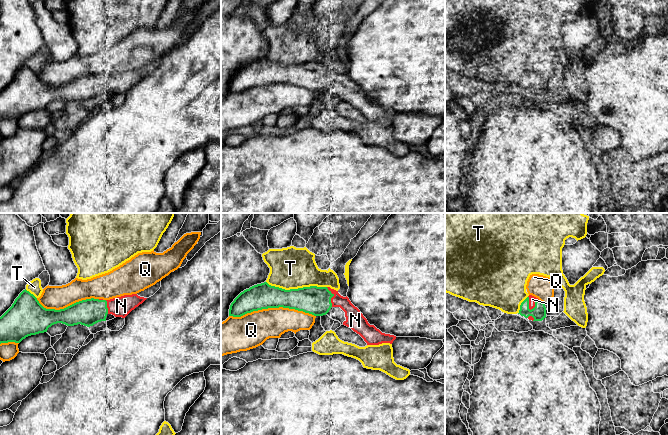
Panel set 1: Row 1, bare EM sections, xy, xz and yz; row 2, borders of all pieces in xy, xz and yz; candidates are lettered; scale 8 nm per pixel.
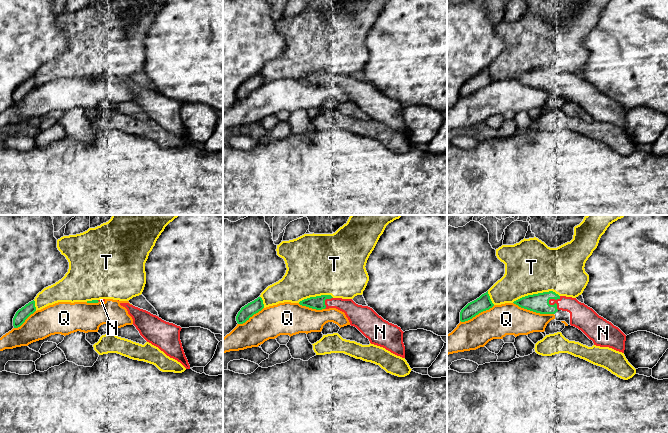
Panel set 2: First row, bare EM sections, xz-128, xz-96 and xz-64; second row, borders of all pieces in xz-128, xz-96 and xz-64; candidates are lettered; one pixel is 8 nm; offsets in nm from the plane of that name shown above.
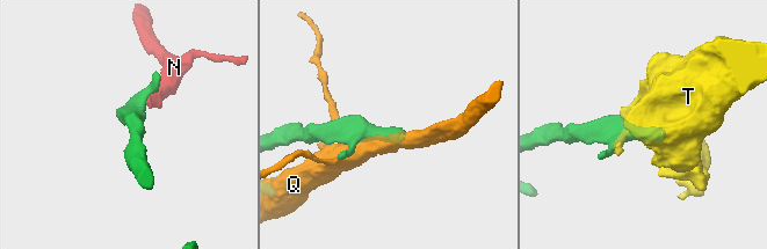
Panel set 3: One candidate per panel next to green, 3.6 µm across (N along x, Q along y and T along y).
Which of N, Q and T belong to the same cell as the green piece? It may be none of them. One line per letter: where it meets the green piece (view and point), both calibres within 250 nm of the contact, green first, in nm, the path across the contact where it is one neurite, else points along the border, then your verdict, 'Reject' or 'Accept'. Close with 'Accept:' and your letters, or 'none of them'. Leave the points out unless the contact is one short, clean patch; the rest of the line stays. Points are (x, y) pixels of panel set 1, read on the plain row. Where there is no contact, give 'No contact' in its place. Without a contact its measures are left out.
N: Touches green at yz (528, 79). Thickness 110 nm (green) against 60 nm. Accept
Q: Touches green at xz (272, 83). Thickness 200 nm (green) against 280 nm. Reject
T: Touches green at xz (296, 65). Thickness 220 nm (green) against 340 nm. Reject
Accept: N

